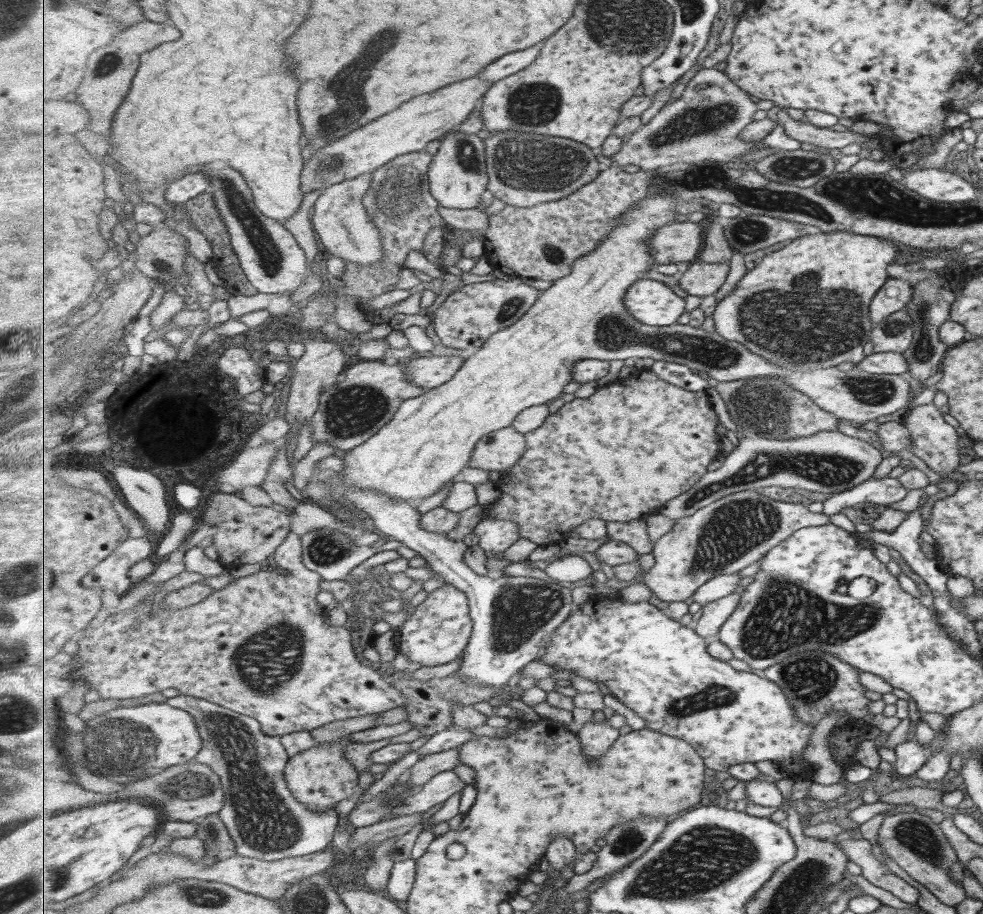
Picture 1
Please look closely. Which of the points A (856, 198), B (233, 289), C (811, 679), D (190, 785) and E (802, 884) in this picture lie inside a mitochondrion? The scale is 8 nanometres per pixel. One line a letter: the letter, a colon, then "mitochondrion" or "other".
A: mitochondrion
B: other
C: mitochondrion
D: mitochondrion
E: mitochondrion

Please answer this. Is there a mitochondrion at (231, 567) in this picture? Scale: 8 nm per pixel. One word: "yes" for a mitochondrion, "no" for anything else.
no

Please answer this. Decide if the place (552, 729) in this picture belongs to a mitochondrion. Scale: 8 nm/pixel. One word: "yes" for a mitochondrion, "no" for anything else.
no

